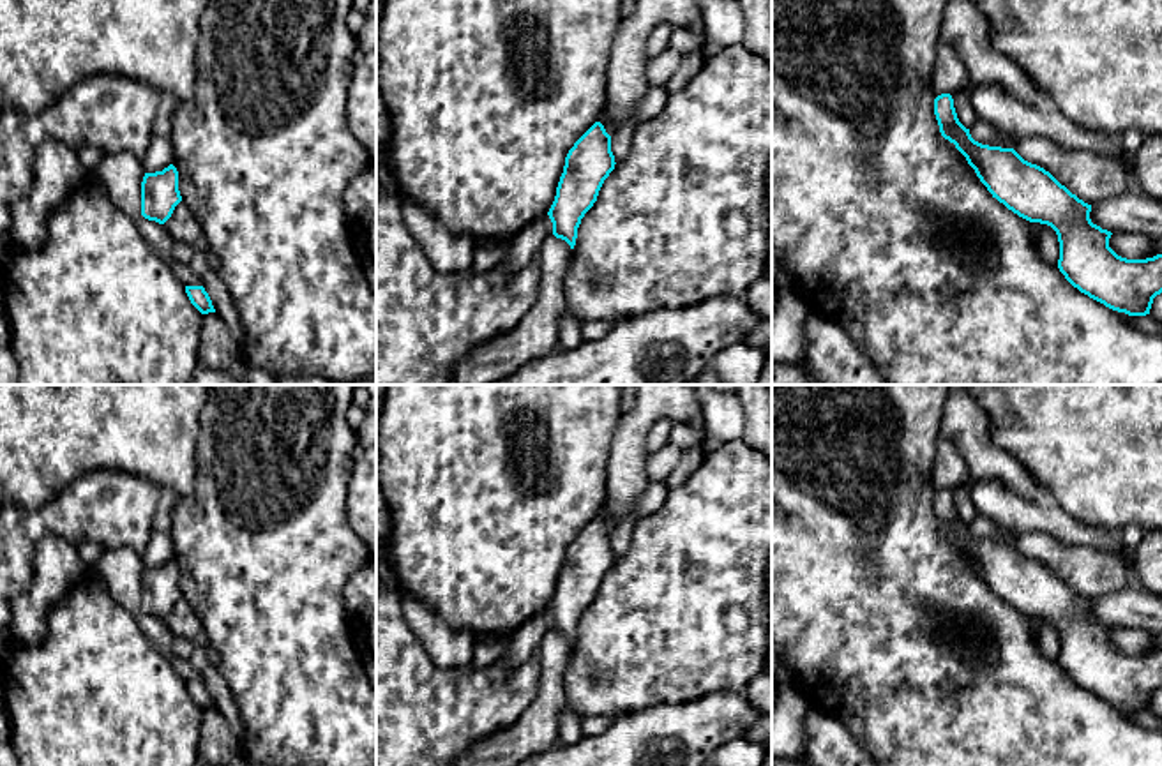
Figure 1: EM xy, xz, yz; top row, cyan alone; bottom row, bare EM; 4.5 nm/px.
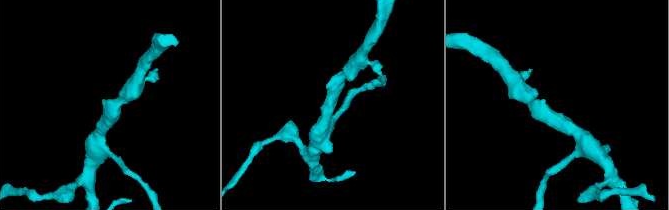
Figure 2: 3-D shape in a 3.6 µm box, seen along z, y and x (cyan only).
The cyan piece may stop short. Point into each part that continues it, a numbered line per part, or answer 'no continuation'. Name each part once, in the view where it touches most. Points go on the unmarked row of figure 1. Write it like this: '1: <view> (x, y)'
no continuation

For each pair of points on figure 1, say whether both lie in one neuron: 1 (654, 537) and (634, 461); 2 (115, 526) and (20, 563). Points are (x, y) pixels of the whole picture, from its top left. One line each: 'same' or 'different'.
1: different
2: same

